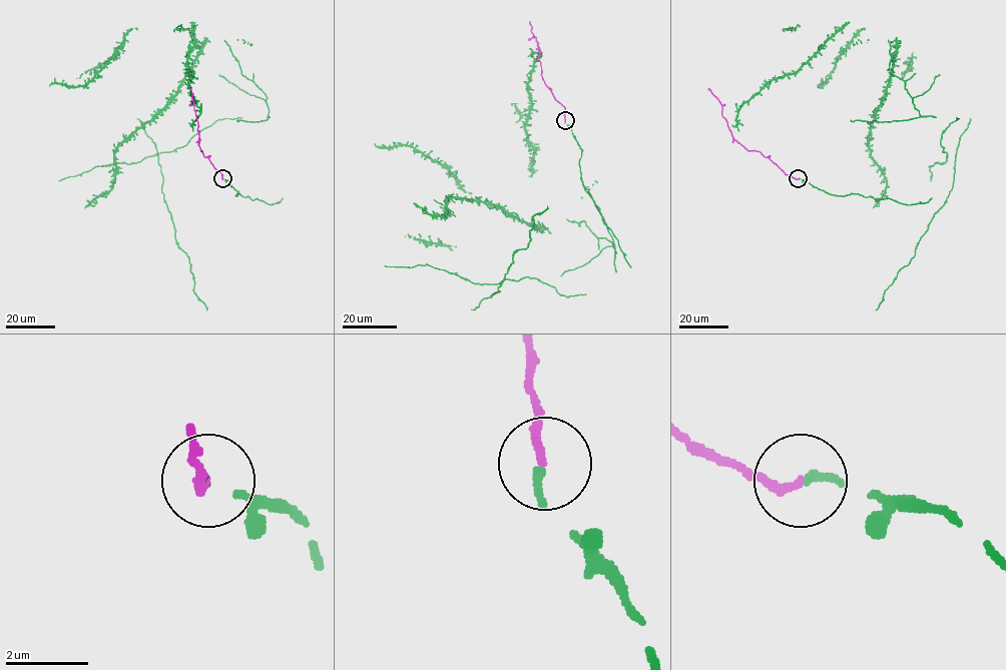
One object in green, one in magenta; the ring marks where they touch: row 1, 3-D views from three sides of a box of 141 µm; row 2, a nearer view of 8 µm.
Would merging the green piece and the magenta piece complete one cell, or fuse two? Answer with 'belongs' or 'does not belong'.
belongs

